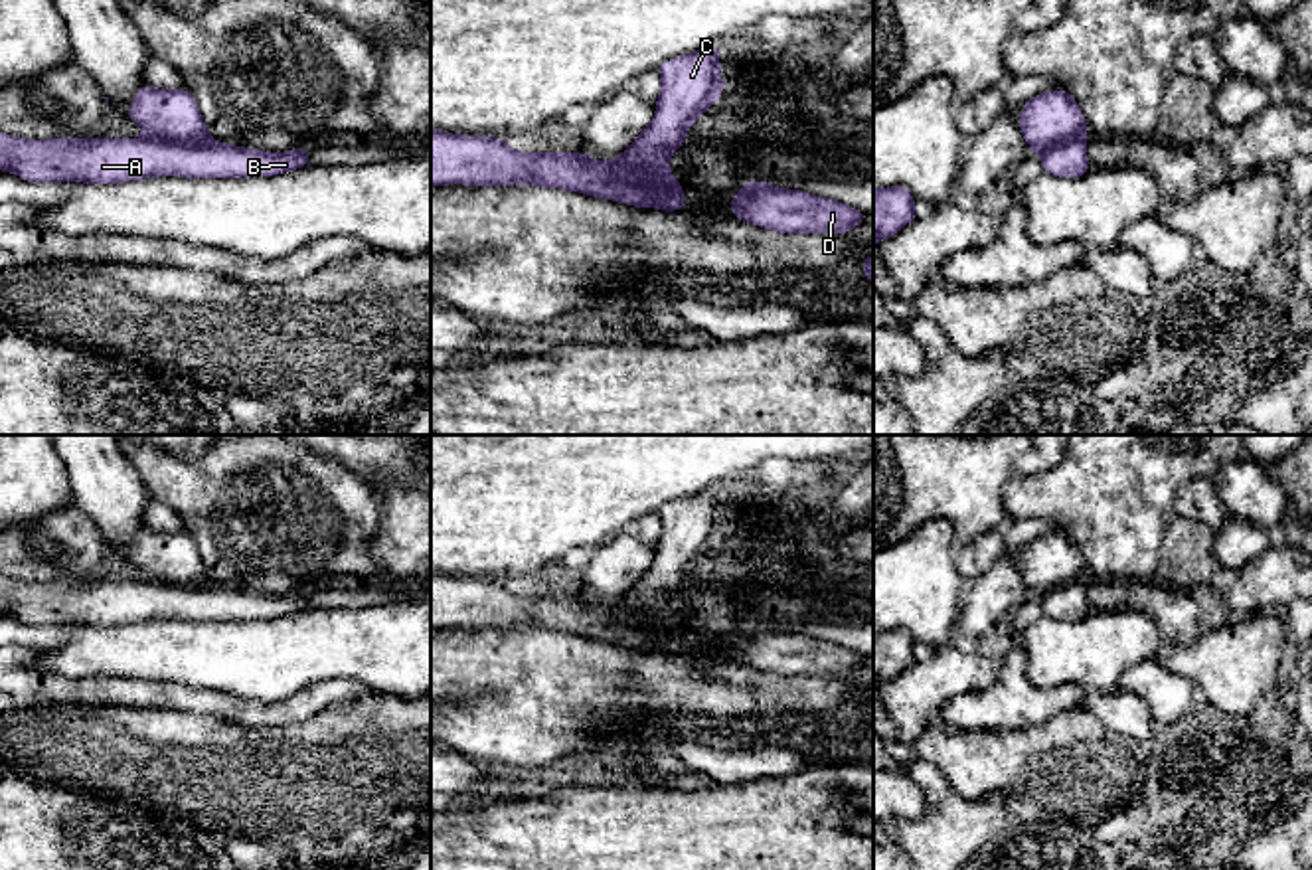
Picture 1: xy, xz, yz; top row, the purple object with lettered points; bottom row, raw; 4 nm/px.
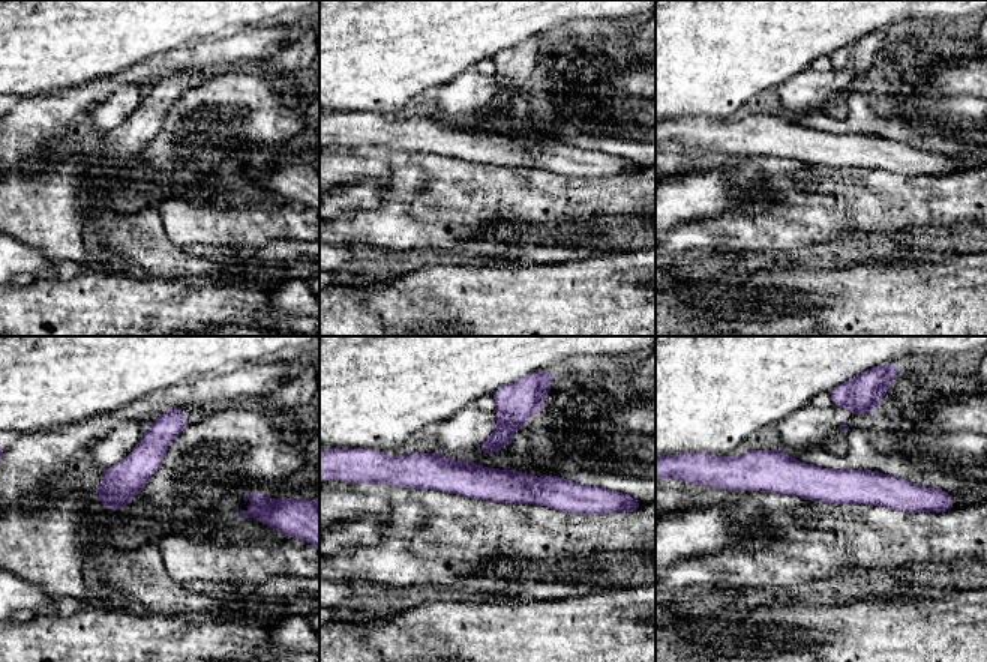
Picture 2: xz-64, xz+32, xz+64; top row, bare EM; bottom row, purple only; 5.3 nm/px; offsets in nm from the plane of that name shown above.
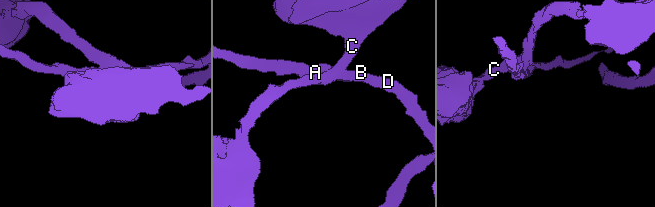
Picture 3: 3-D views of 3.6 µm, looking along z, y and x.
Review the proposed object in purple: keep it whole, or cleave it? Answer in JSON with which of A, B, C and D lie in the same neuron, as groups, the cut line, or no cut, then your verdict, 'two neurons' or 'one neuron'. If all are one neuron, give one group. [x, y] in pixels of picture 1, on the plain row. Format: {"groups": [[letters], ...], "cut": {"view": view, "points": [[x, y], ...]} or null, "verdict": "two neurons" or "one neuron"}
{"groups": [["A", "B", "D"], ["C"]], "cut": {"view": "xy", "points": [[149, 580], [180, 586], [212, 584]]}, "verdict": "two neurons"}

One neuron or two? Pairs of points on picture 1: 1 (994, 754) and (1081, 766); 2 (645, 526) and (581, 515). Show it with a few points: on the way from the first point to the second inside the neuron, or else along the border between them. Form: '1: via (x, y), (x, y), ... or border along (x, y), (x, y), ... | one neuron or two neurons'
1: via (1016, 764), (1060, 766) | one neuron
2: border along (655, 513), (643, 515), (631, 526) | two neurons

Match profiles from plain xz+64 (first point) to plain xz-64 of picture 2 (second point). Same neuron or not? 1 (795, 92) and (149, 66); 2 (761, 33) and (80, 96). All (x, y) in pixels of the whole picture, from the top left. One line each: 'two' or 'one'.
1: two
2: two

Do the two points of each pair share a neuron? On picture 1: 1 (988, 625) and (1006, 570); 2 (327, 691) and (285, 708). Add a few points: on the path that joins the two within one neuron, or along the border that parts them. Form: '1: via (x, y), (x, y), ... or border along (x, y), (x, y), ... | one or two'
1: via (988, 611), (988, 602), (1004, 584) | one
2: via (317, 698), (295, 708) | one

